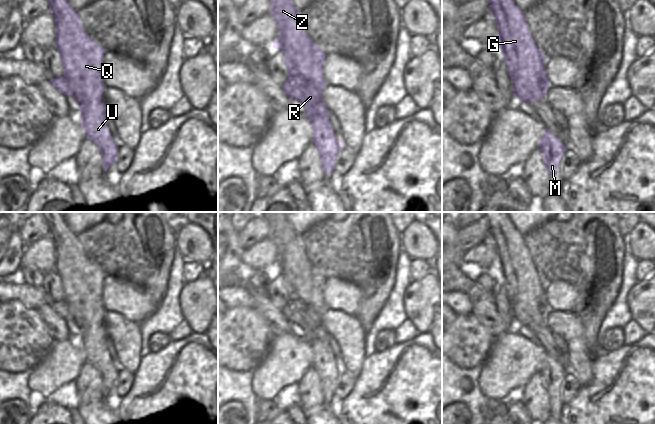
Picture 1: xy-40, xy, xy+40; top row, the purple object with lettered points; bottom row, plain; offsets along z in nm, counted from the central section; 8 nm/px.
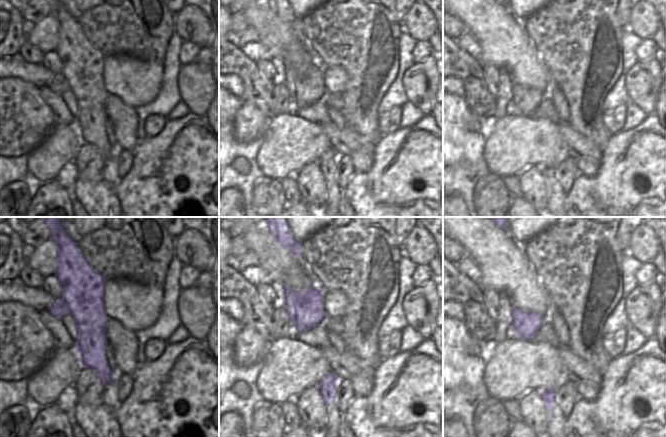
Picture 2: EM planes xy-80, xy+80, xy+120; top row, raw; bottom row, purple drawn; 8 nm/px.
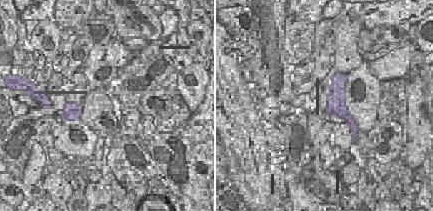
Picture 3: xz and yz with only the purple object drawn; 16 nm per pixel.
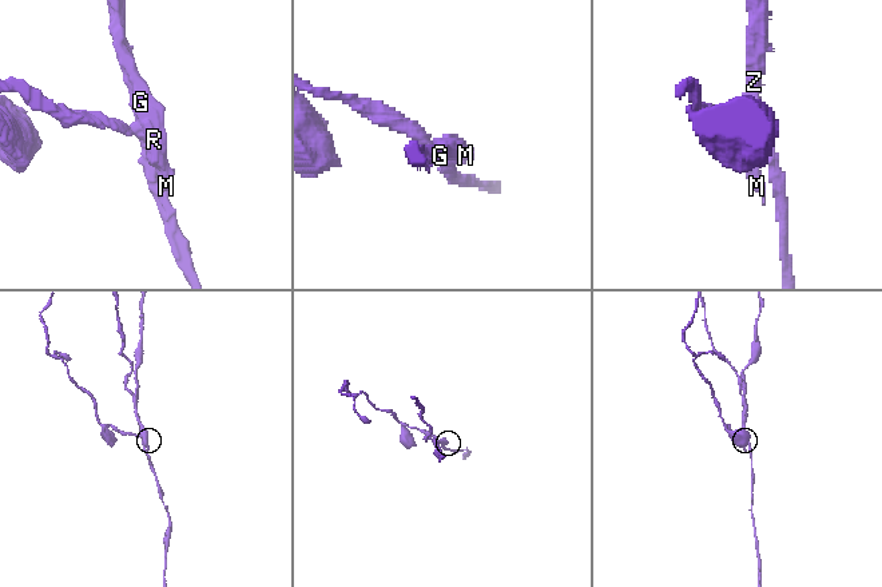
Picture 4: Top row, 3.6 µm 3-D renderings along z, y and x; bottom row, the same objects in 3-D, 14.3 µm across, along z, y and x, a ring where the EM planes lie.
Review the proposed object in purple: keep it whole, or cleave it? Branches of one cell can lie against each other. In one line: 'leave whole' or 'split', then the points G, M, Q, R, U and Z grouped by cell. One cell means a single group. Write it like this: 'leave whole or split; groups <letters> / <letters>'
split; groups G M Q U Z / R

